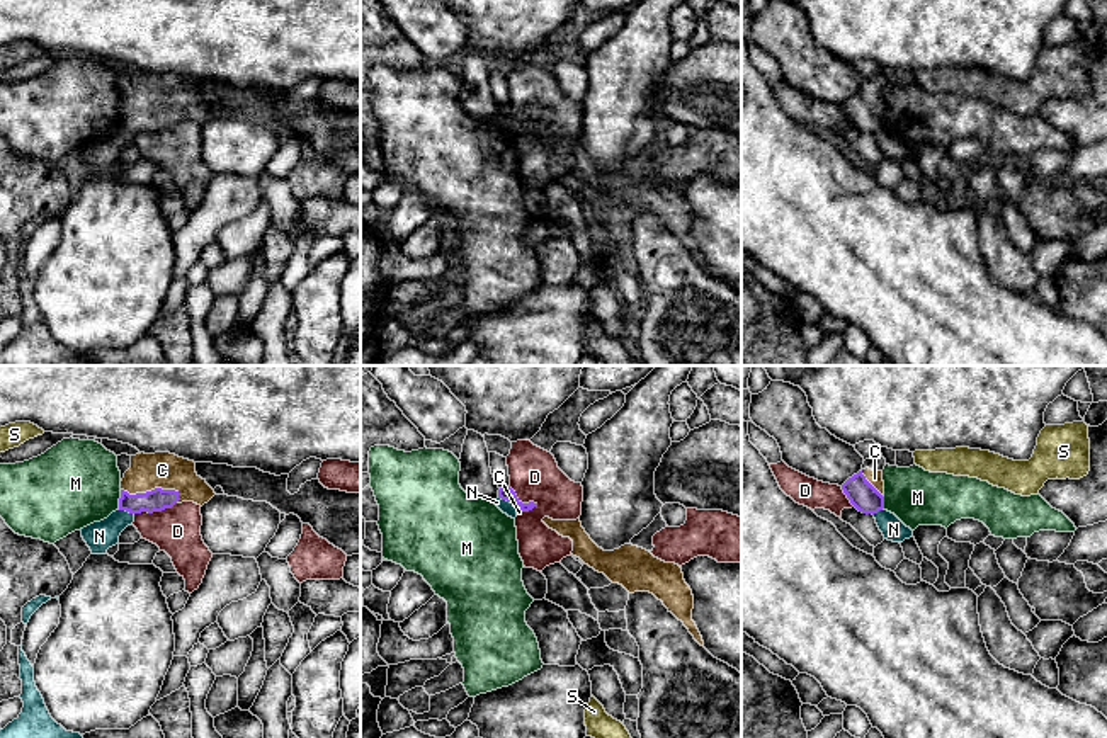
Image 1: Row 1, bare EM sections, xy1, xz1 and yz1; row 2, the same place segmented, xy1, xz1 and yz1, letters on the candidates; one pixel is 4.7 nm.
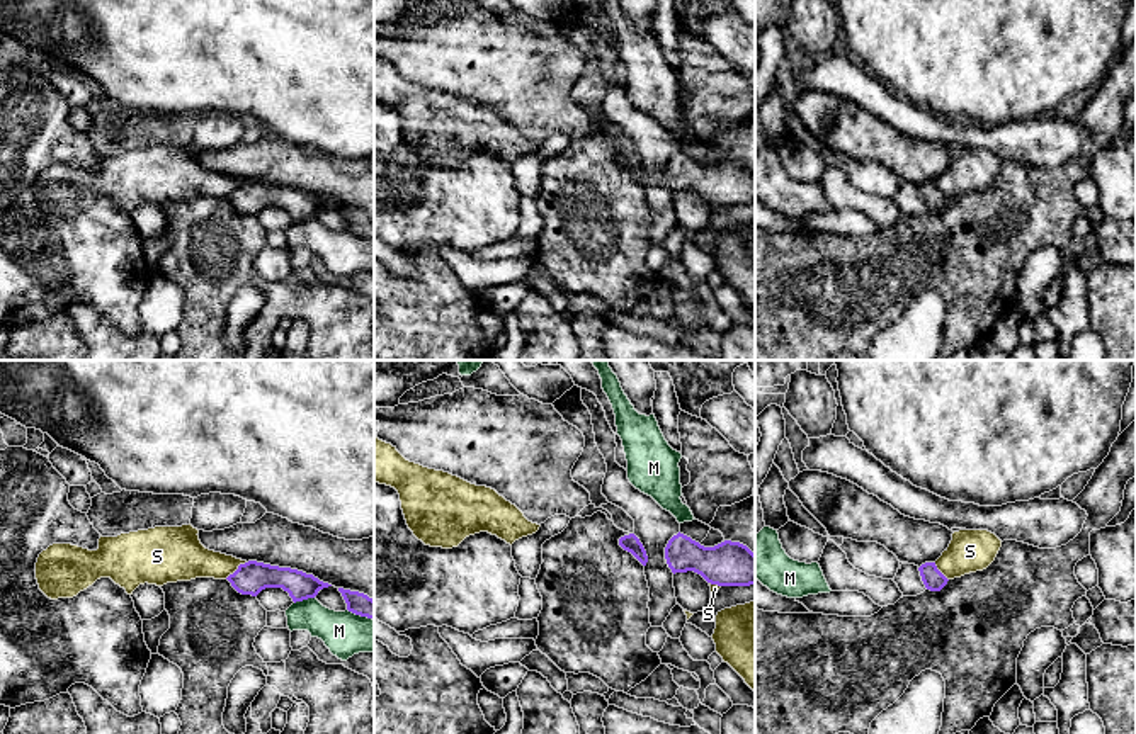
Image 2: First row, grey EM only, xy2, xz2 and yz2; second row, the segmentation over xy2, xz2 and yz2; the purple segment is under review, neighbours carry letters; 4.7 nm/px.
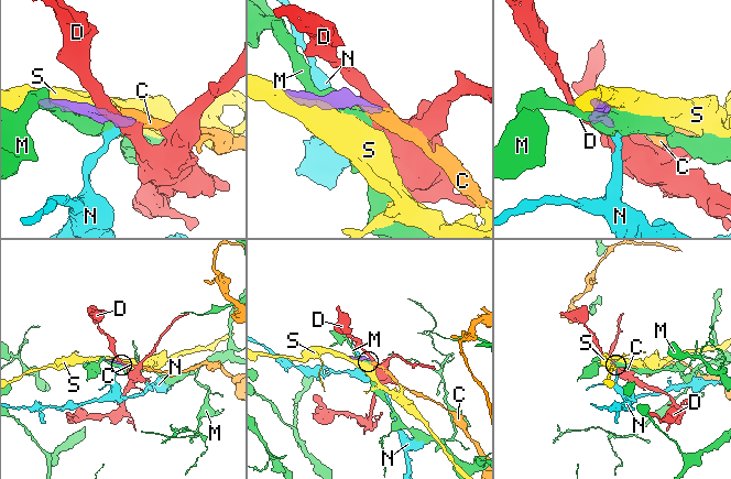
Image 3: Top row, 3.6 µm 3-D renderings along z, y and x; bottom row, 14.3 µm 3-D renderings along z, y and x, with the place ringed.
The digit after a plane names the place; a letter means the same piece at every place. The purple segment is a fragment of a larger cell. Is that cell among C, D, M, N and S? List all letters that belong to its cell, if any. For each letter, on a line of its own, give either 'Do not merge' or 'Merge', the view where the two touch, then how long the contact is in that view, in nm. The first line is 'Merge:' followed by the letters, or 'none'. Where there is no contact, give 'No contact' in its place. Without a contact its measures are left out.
Merge: C
C: Merge. Touches purple in xy1. Shared border 280 nm
D: Do not merge. Touches purple in xz1. Shared border 170 nm
M: Do not merge. Touches purple in xy1. Shared border 100 nm
N: Do not merge. Touches purple in xz1. Shared border 110 nm
S: Do not merge. Touches purple in xy2. Shared border 130 nm

